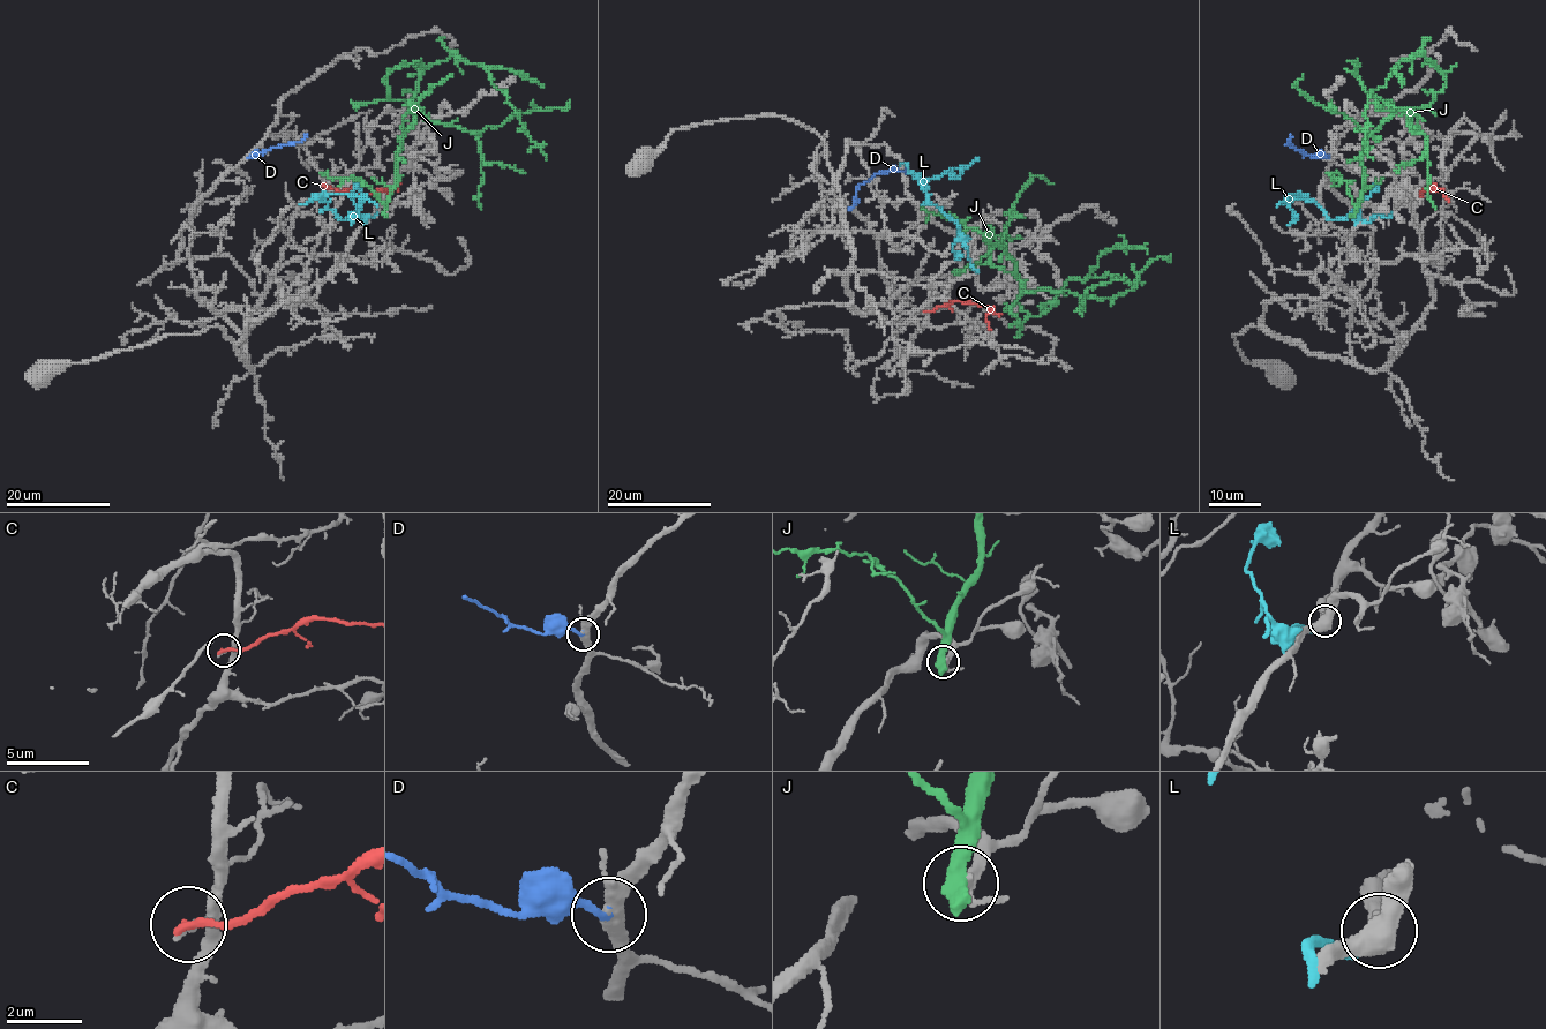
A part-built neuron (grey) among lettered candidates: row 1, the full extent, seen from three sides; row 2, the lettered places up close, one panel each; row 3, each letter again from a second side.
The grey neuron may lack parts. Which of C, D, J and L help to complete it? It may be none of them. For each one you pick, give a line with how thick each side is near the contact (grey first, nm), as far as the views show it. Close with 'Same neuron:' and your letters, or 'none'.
D: Thickness 440 nm (grey) against 280 nm
Same neuron: D

